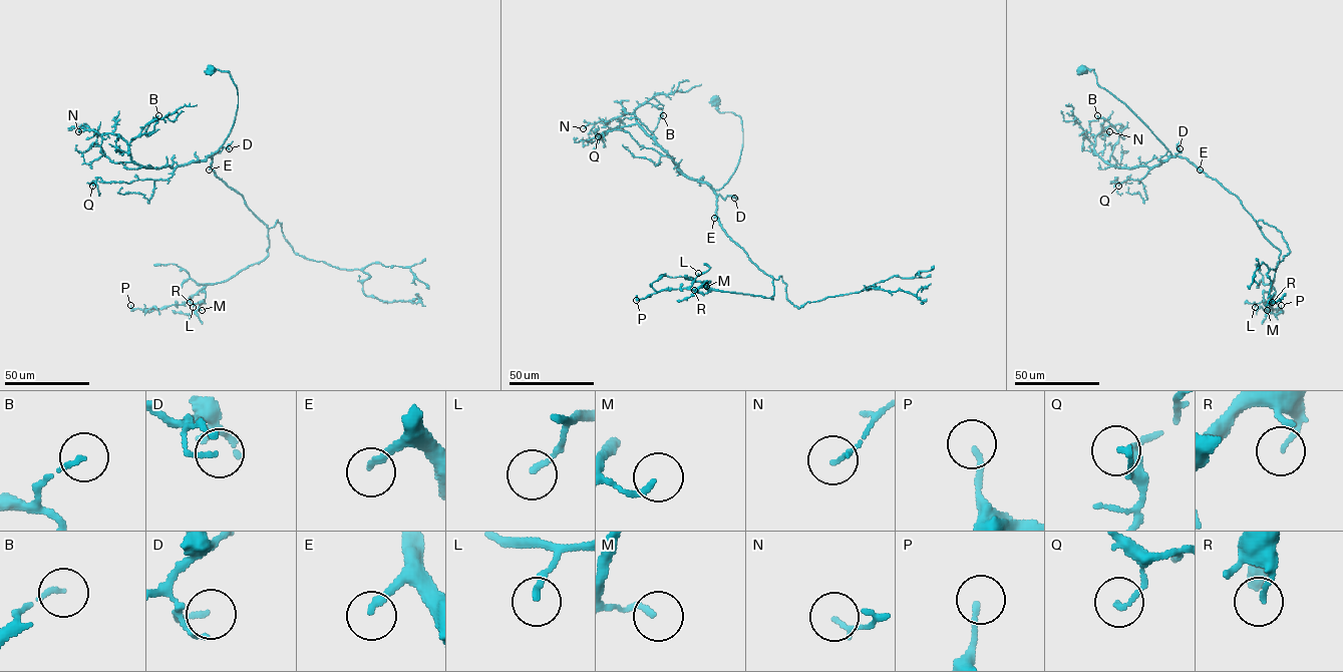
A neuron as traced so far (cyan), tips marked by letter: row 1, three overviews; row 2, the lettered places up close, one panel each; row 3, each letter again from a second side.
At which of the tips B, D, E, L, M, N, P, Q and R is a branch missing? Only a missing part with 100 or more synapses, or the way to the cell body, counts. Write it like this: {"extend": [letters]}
{"extend": ["E"]}

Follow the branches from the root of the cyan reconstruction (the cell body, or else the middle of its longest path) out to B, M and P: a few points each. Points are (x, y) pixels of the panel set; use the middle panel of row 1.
B: (715, 101), (741, 118), (742, 130), (739, 163), (716, 191), (687, 178), (634, 110), (651, 103), (663, 115)
M: (715, 101), (741, 118), (742, 130), (739, 163), (714, 191), (716, 216), (772, 278), (774, 294), (706, 286)
P: (715, 101), (742, 130), (716, 216), (772, 278), (772, 299), (674, 288), (636, 300)

